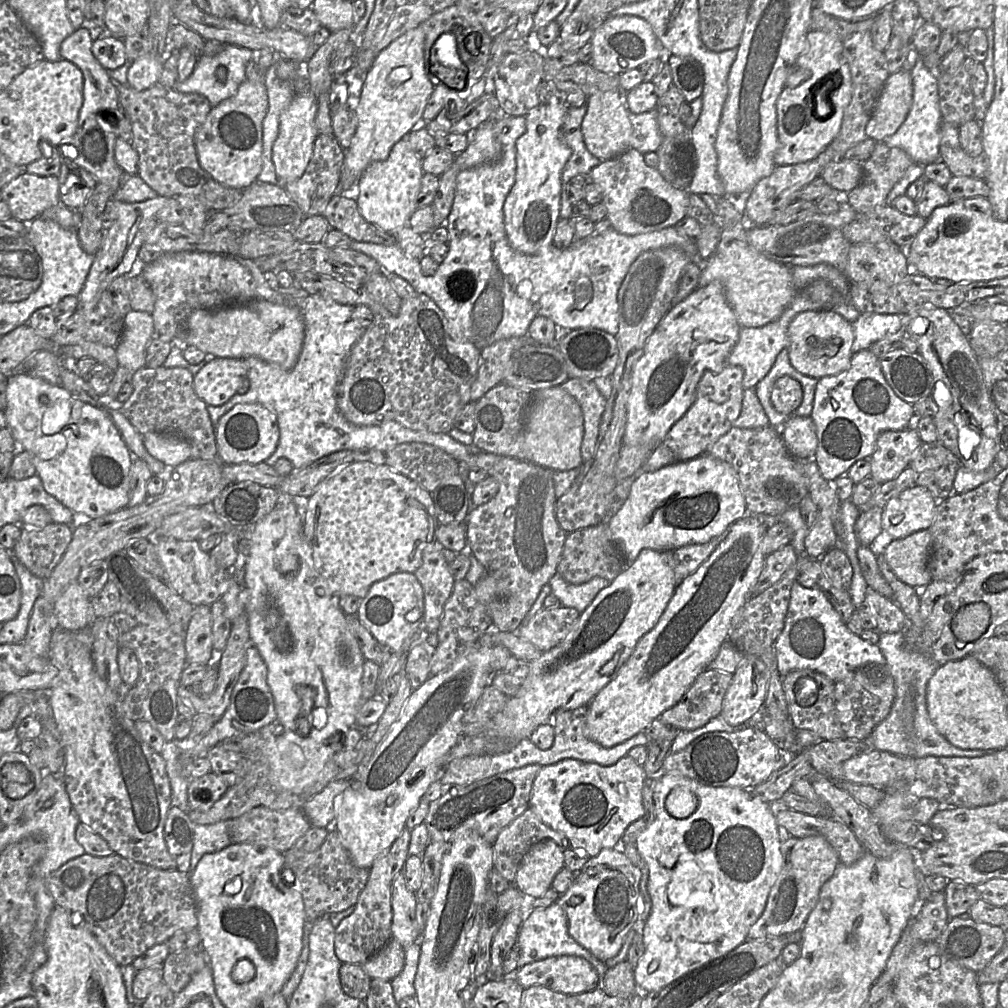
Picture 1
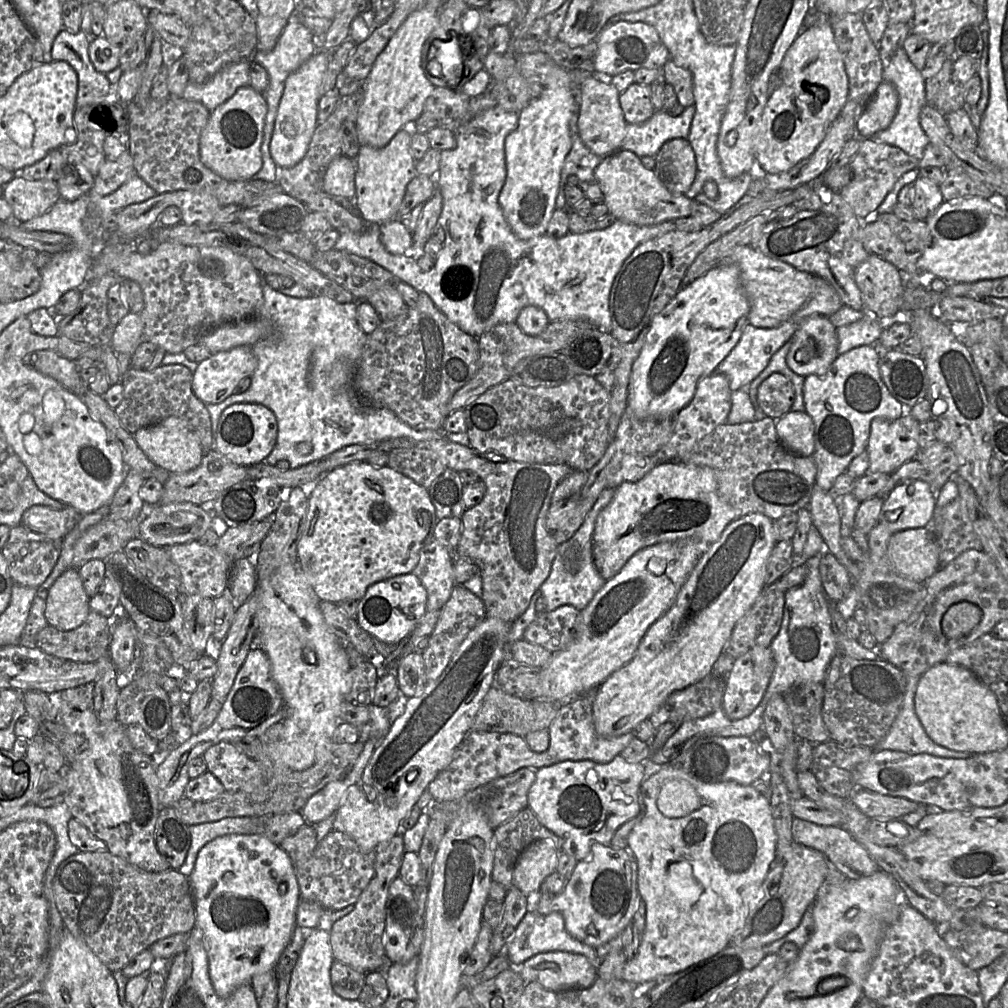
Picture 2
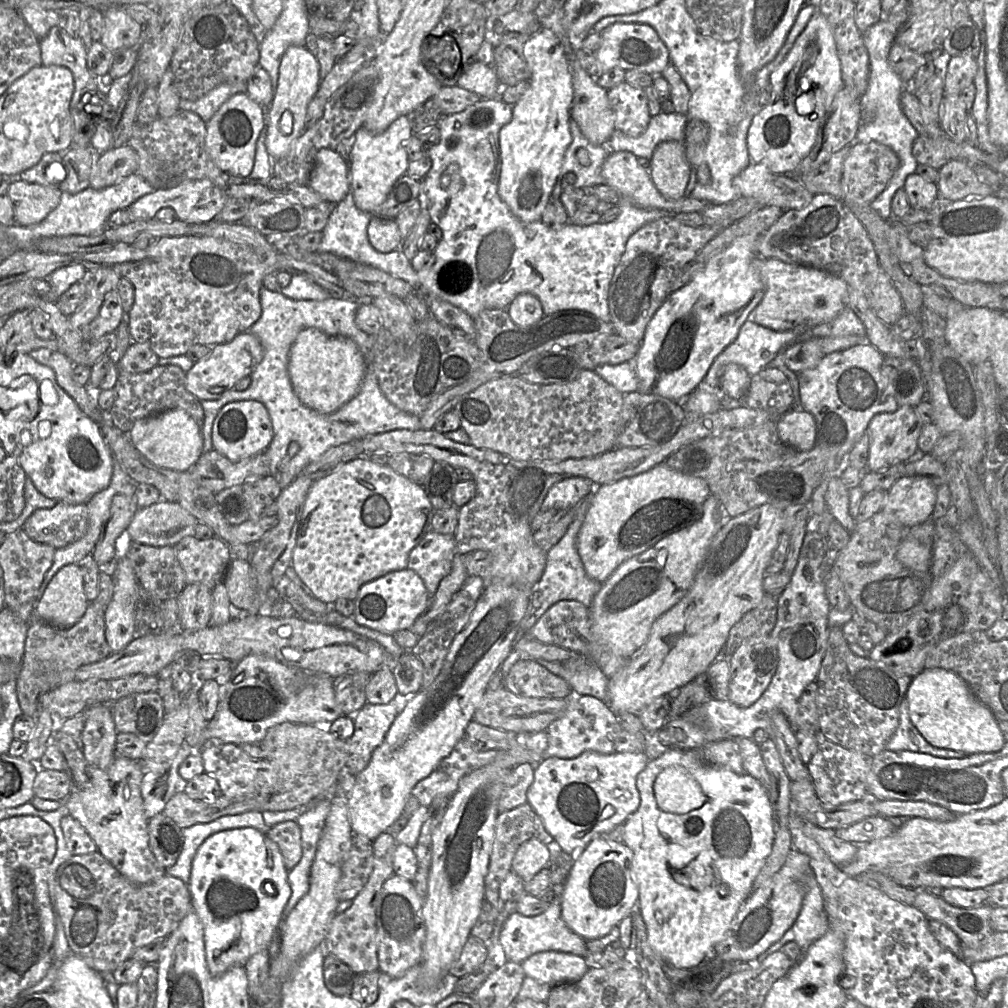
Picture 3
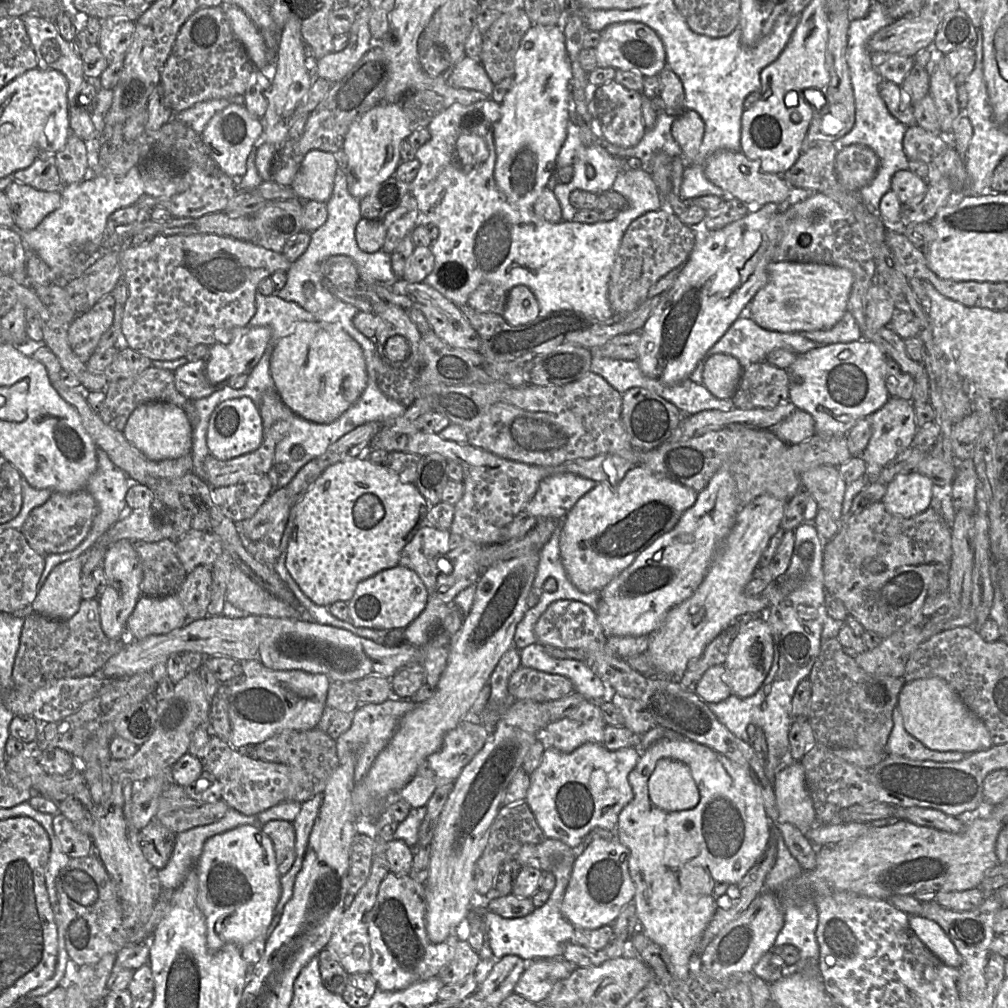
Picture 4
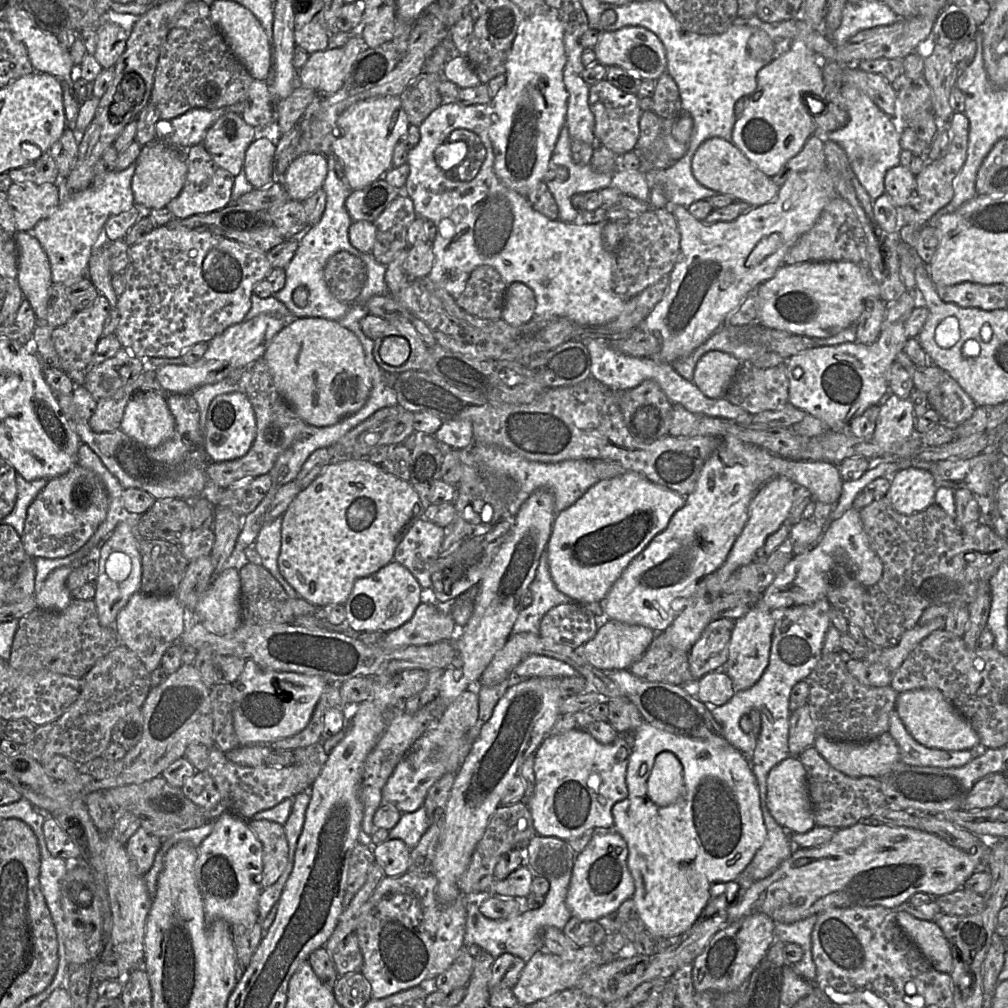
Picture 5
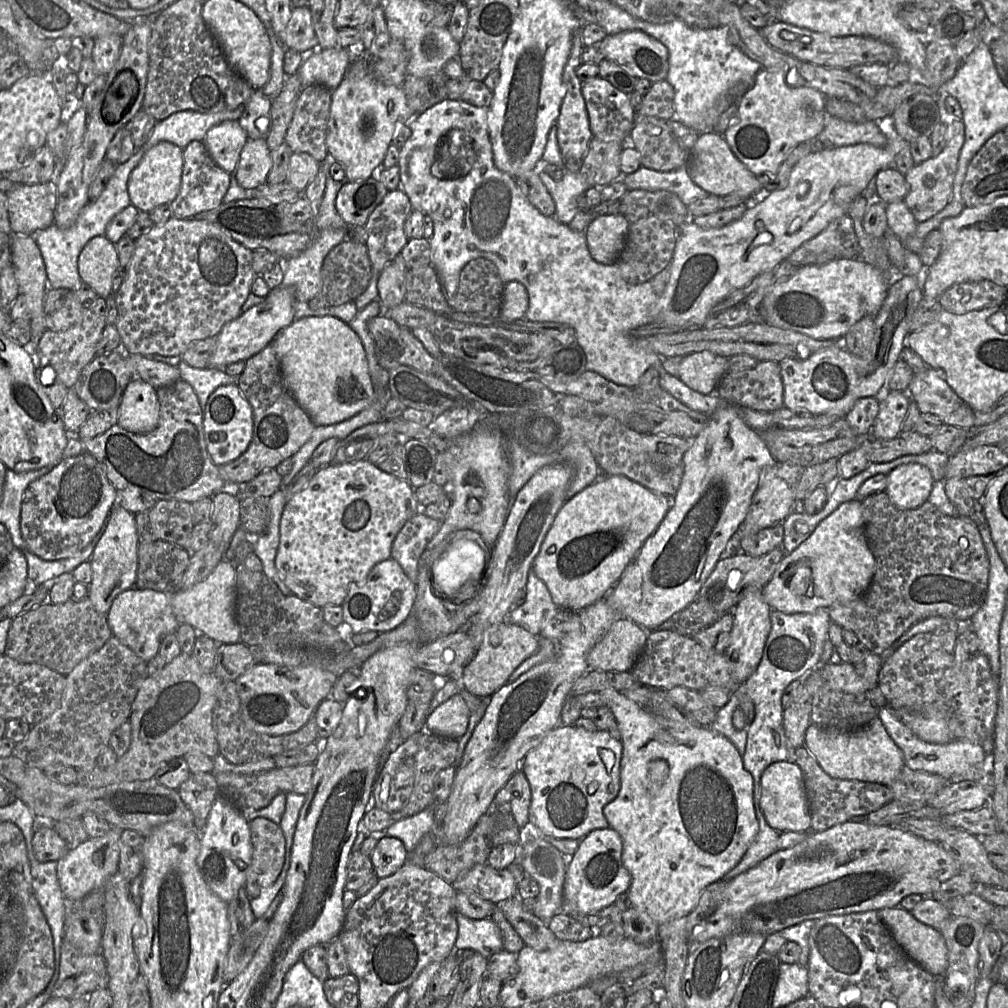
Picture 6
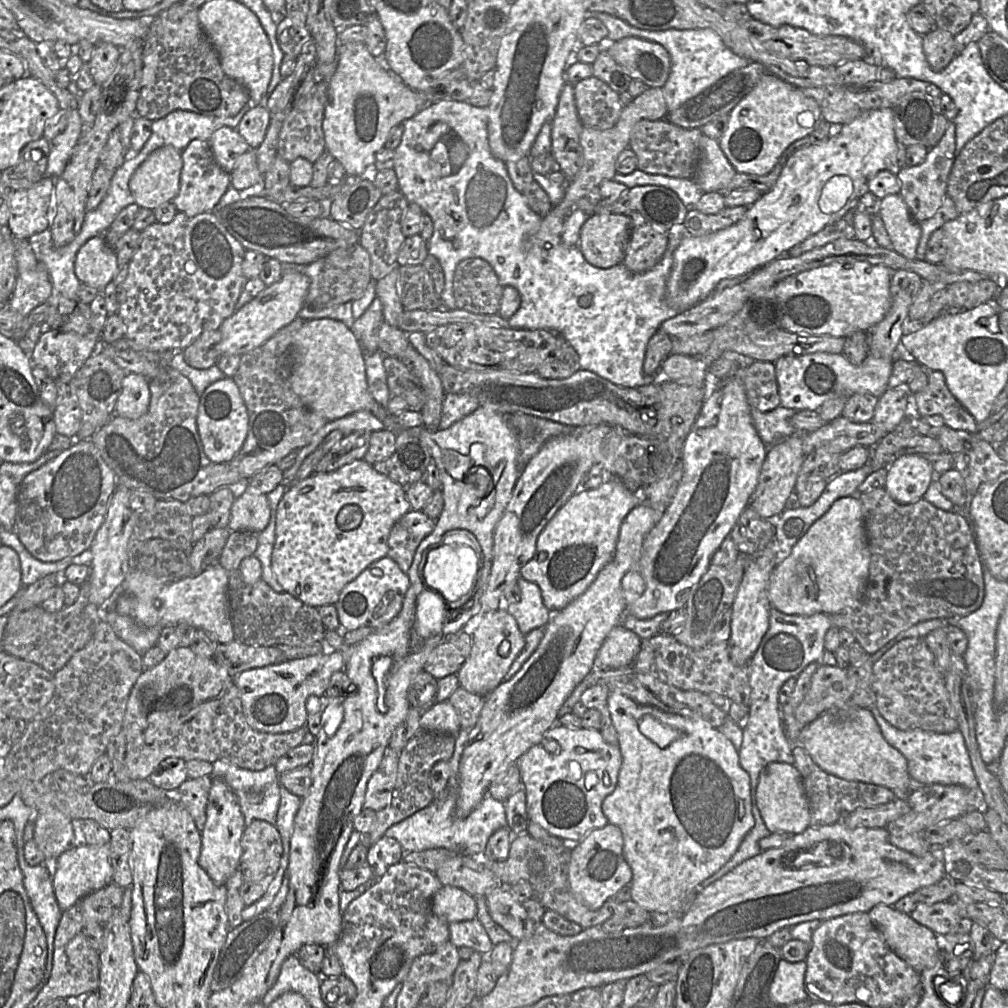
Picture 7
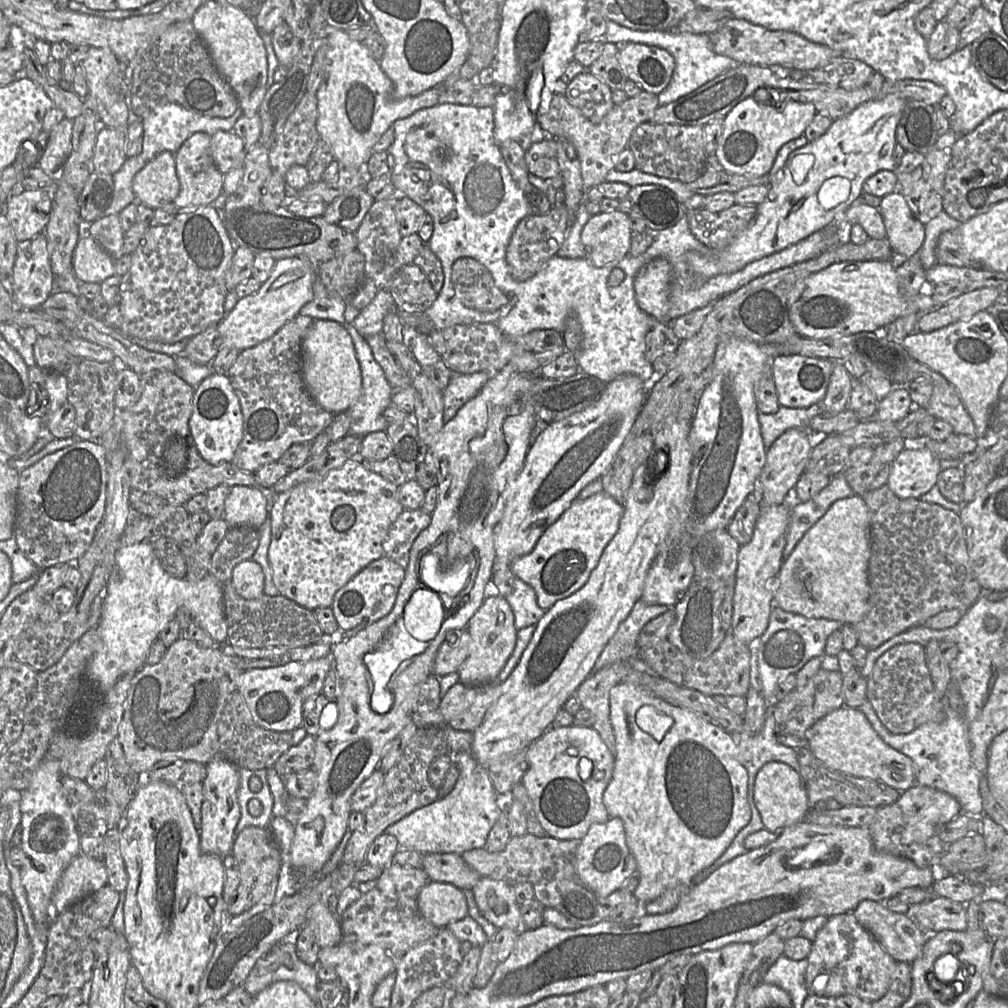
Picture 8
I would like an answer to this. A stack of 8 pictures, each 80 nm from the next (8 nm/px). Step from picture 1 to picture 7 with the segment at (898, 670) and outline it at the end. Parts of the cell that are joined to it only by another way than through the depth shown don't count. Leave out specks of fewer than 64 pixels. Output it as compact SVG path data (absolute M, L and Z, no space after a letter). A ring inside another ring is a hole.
M870 707L870 711L886 741L906 758L909 775L915 784L961 785L973 793L971 809L977 809L983 813L987 811L987 805L973 770L964 736L959 729L950 733L936 733L923 729L900 730L892 726L881 715L877 707Z

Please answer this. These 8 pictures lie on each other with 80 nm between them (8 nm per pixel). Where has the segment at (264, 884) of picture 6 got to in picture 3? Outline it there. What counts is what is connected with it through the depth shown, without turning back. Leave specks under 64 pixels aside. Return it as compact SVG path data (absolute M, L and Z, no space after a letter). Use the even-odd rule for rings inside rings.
M295 821L273 825L266 835L275 842L283 856L285 868L290 871L302 857L301 829Z

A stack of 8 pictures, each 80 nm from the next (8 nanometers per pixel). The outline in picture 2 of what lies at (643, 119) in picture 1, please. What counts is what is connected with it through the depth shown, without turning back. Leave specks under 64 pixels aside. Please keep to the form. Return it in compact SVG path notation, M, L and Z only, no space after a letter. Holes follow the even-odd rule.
M658 110L641 124L627 123L626 135L620 148L630 150L640 158L655 157L666 141L674 139L673 128L681 121L681 115L672 115L665 110Z

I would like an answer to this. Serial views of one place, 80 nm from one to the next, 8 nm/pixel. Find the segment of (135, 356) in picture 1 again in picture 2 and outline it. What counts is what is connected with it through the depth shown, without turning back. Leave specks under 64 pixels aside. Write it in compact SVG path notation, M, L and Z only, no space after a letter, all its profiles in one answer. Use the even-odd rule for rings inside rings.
M128 312L116 325L110 345L115 356L120 352L132 355L143 341L143 322L139 313Z

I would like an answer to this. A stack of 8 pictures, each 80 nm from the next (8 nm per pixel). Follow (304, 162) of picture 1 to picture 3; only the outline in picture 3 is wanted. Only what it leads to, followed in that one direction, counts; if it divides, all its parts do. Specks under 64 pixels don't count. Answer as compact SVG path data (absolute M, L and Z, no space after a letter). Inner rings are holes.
M306 46L288 47L283 54L277 87L269 107L266 107L266 147L269 156L278 160L286 156L292 143L306 130L307 108L321 82L316 56Z

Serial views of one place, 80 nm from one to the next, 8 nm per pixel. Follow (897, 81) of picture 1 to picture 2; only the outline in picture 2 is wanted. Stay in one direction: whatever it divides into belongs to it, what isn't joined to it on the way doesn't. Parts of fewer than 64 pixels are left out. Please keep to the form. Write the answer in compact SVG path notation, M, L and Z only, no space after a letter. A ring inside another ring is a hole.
M883 81L856 122L857 137L870 139L874 134L887 129L897 113L898 104L895 87Z

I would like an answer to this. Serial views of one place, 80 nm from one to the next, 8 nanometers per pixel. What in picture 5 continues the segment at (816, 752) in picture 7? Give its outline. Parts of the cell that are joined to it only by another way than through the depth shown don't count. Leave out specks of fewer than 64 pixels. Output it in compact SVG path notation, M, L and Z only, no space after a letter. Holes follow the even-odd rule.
M889 732L862 743L837 742L817 735L813 746L832 767L851 777L879 778L900 761L899 748Z

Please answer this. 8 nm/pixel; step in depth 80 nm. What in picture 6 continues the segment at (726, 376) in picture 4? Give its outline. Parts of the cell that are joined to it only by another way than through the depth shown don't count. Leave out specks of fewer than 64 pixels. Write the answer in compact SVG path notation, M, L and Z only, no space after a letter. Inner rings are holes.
M708 351L696 352L682 357L677 377L693 391L712 395L727 368L728 358Z

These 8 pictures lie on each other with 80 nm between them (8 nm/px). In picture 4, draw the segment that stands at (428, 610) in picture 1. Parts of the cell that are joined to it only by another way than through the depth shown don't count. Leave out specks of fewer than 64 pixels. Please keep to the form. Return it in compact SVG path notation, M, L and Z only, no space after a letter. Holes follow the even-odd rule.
M425 525L404 546L399 564L413 570L431 595L440 574L439 561L444 558L441 565L443 574L449 574L451 571L451 566L445 558L449 551L449 531Z

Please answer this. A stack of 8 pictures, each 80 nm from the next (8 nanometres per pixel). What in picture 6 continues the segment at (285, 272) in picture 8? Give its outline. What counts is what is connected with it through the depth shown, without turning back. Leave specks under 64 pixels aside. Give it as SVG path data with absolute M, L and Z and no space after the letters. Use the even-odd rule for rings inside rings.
M279 286L271 289L262 303L251 307L236 319L226 323L217 336L216 349L210 359L208 368L223 370L229 364L248 360L271 344L281 330L295 321L294 299L294 287Z

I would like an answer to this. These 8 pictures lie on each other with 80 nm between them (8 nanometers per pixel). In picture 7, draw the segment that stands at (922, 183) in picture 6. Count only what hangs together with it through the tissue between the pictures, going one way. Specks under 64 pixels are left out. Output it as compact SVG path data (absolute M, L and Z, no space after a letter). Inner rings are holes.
M950 123L939 143L928 150L924 162L913 167L905 167L897 173L900 195L919 223L932 218L943 204L946 196L948 178L956 157L955 125Z

